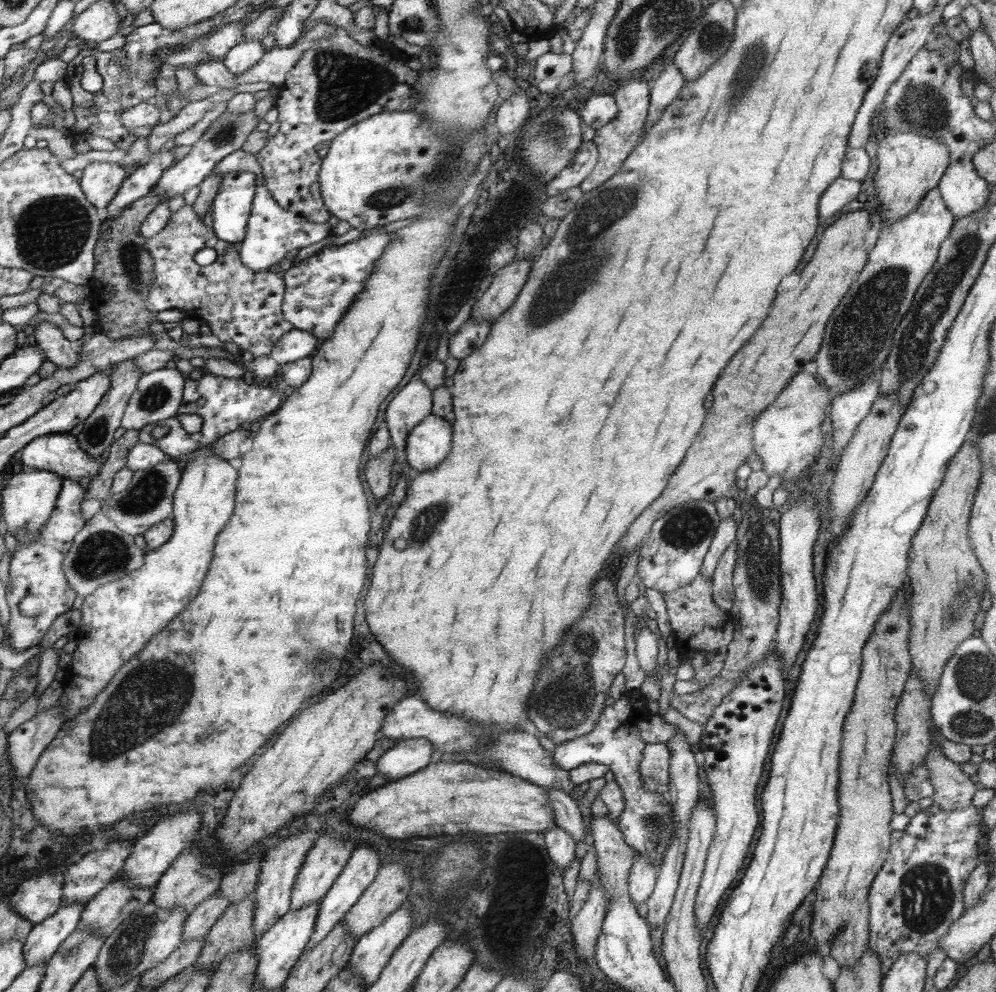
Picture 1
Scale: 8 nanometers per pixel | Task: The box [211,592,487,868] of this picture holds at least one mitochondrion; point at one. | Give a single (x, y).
(324, 664)

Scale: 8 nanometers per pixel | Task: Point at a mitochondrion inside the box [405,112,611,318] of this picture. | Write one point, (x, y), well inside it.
(553, 138)

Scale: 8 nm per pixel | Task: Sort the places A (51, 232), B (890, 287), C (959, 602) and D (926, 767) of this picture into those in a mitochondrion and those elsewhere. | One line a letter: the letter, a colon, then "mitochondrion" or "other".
A: mitochondrion
B: mitochondrion
C: mitochondrion
D: other

